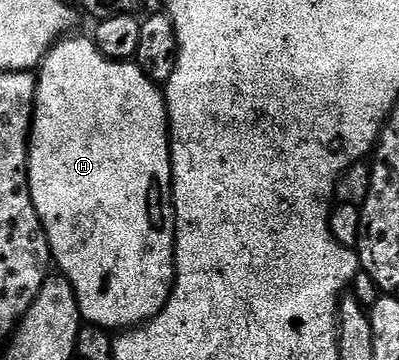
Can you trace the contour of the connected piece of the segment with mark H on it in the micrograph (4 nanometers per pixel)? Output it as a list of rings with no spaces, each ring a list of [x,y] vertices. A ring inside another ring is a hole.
[[[69,35],[67,38],[61,38],[53,44],[52,49],[44,56],[44,63],[38,69],[38,79],[36,82],[36,115],[32,117],[32,135],[28,142],[28,185],[32,191],[32,204],[38,210],[38,218],[42,222],[44,232],[48,236],[48,249],[52,251],[52,258],[59,275],[65,276],[70,282],[70,286],[76,295],[76,301],[80,307],[81,317],[87,323],[105,330],[120,328],[116,330],[131,330],[139,328],[141,324],[148,323],[159,314],[166,306],[166,302],[172,296],[172,286],[176,278],[176,211],[172,209],[172,145],[170,143],[170,129],[168,126],[168,105],[164,102],[164,93],[157,85],[152,83],[150,78],[141,70],[135,62],[126,60],[111,60],[106,58],[96,45],[95,39],[84,36]]]

